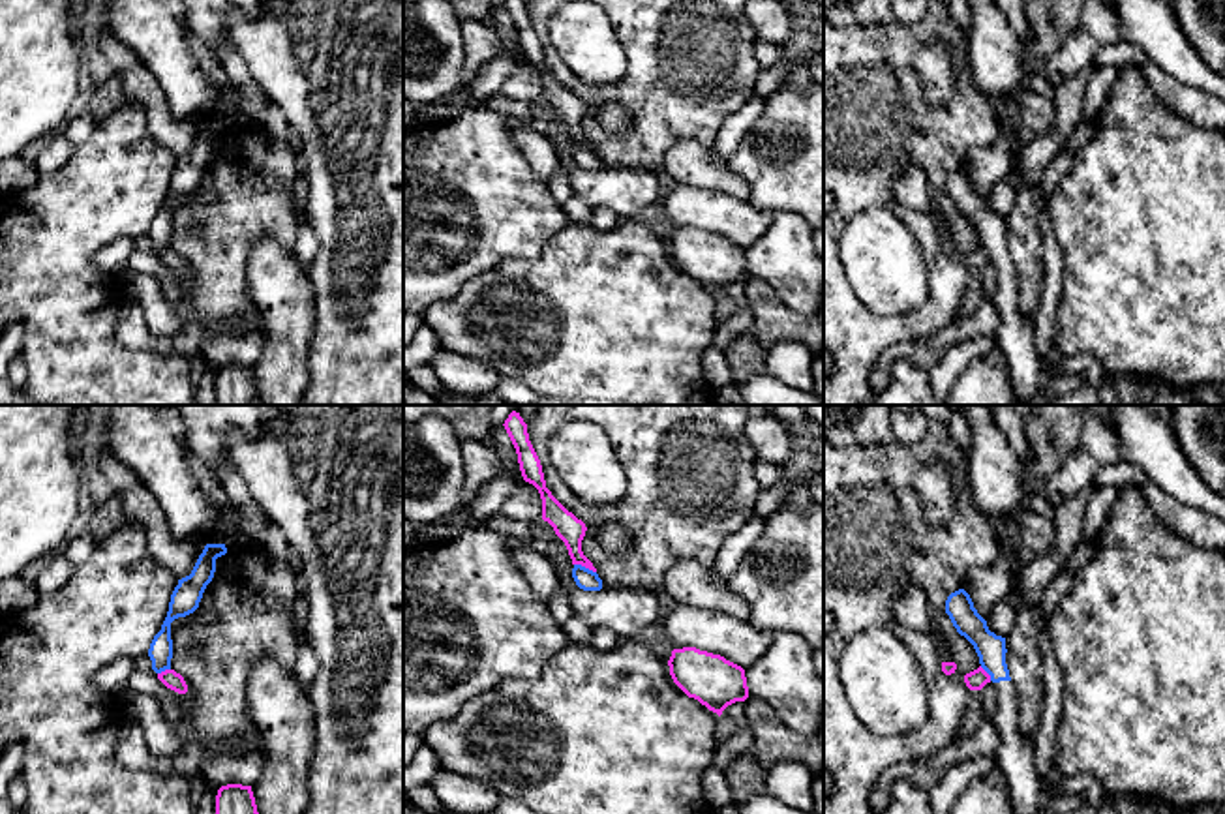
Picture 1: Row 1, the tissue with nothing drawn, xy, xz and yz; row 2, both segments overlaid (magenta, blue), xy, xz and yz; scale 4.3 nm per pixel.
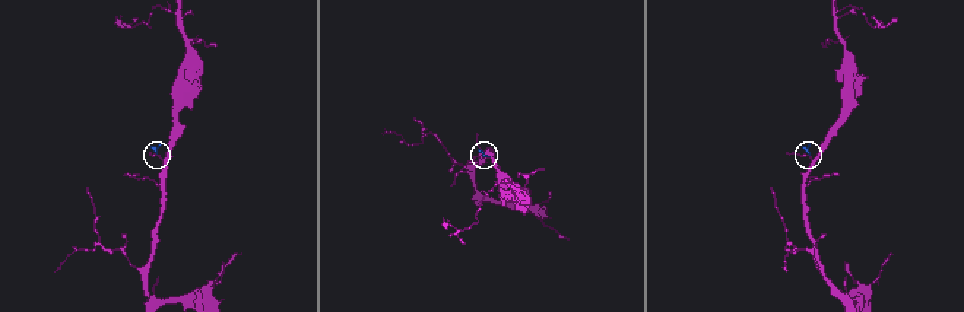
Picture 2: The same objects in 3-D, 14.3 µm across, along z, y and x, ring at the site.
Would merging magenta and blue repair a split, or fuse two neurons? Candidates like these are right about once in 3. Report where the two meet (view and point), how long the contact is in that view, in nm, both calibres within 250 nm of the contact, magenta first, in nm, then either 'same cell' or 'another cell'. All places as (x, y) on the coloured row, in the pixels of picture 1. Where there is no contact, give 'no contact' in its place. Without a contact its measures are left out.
xz (586, 567) | 100 nm | 120/90 nm | another cell

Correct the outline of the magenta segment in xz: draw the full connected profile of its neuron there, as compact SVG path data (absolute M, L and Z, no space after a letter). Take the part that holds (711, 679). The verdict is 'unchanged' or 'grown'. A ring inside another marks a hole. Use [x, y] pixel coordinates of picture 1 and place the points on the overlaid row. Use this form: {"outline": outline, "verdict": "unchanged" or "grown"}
{"outline": "M673 649L668 666L673 683L718 716L728 705L749 698L745 670L720 655Z", "verdict": "unchanged"}

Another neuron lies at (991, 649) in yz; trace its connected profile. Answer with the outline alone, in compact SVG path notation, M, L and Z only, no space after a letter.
M964 589L951 593L945 613L960 636L975 649L981 668L991 675L996 688L994 728L1000 746L994 754L1004 771L1015 814L1037 814L1041 810L1041 778L1034 761L1034 745L1019 724L1019 700L1006 664L1006 638L989 630Z

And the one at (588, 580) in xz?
M574 565L572 578L574 578L576 585L583 591L600 591L602 589L602 580L598 578L598 574L582 565Z

